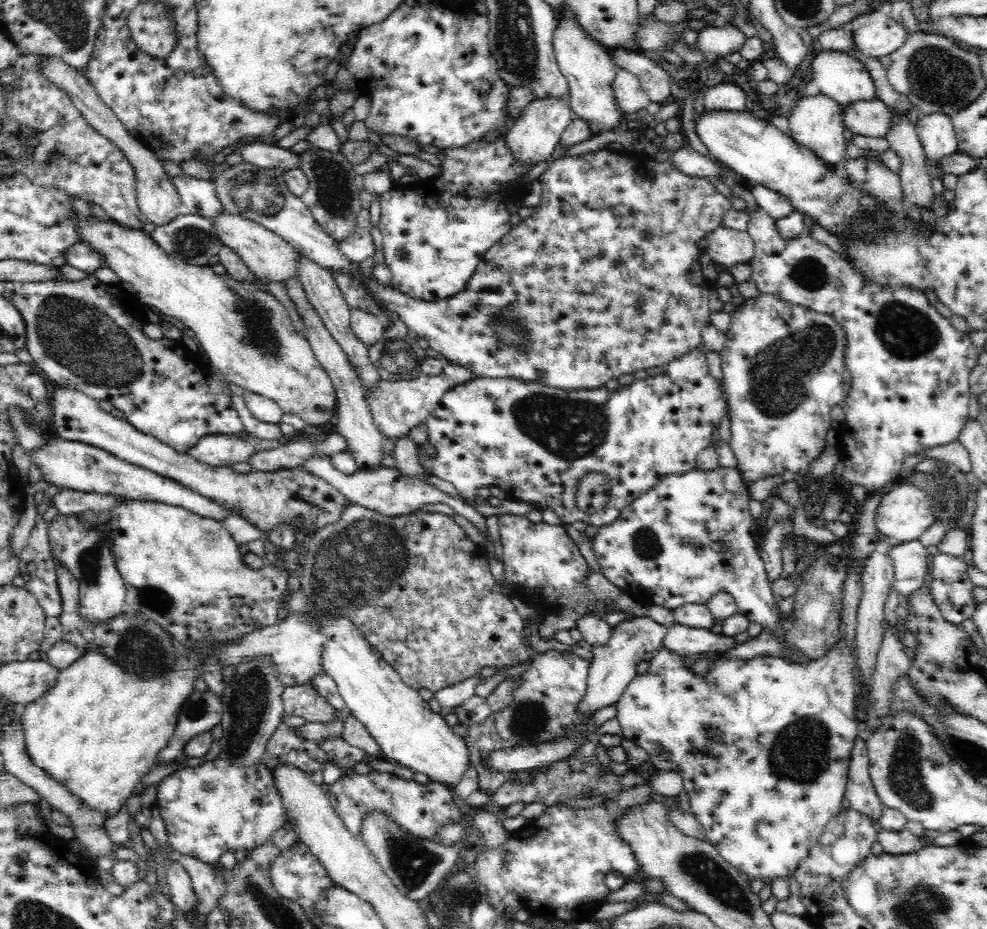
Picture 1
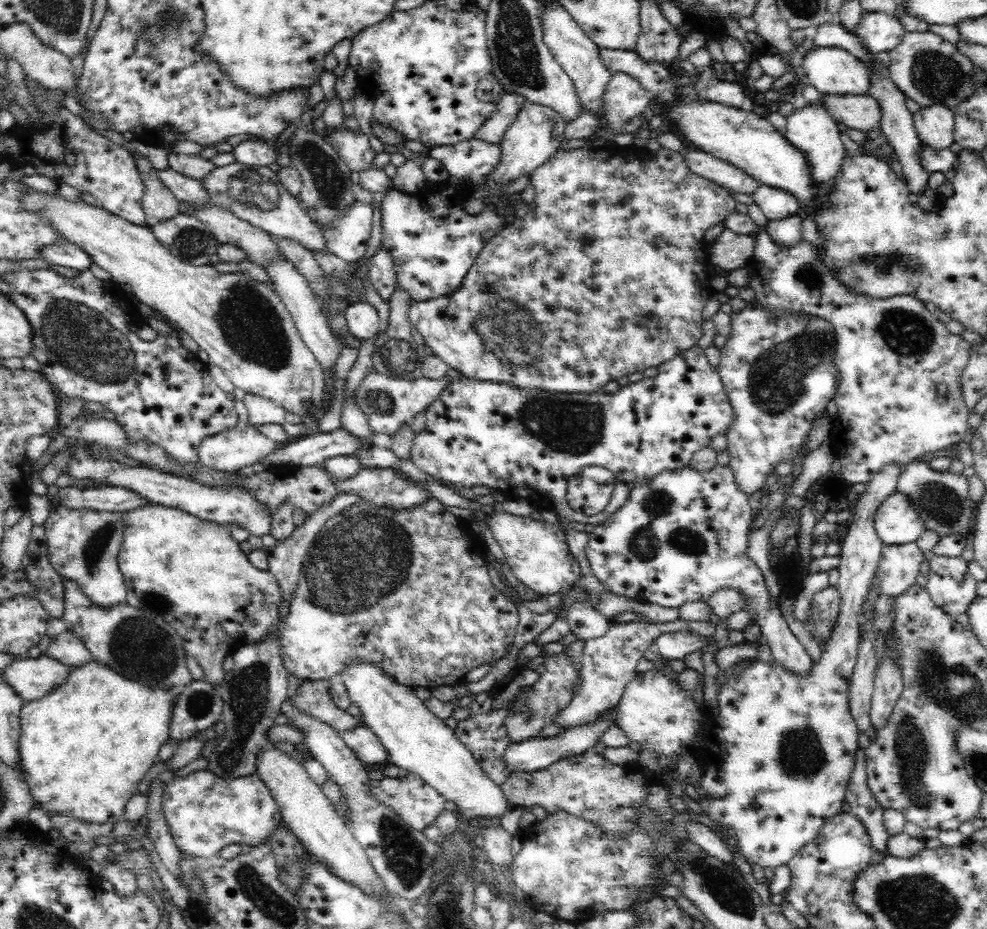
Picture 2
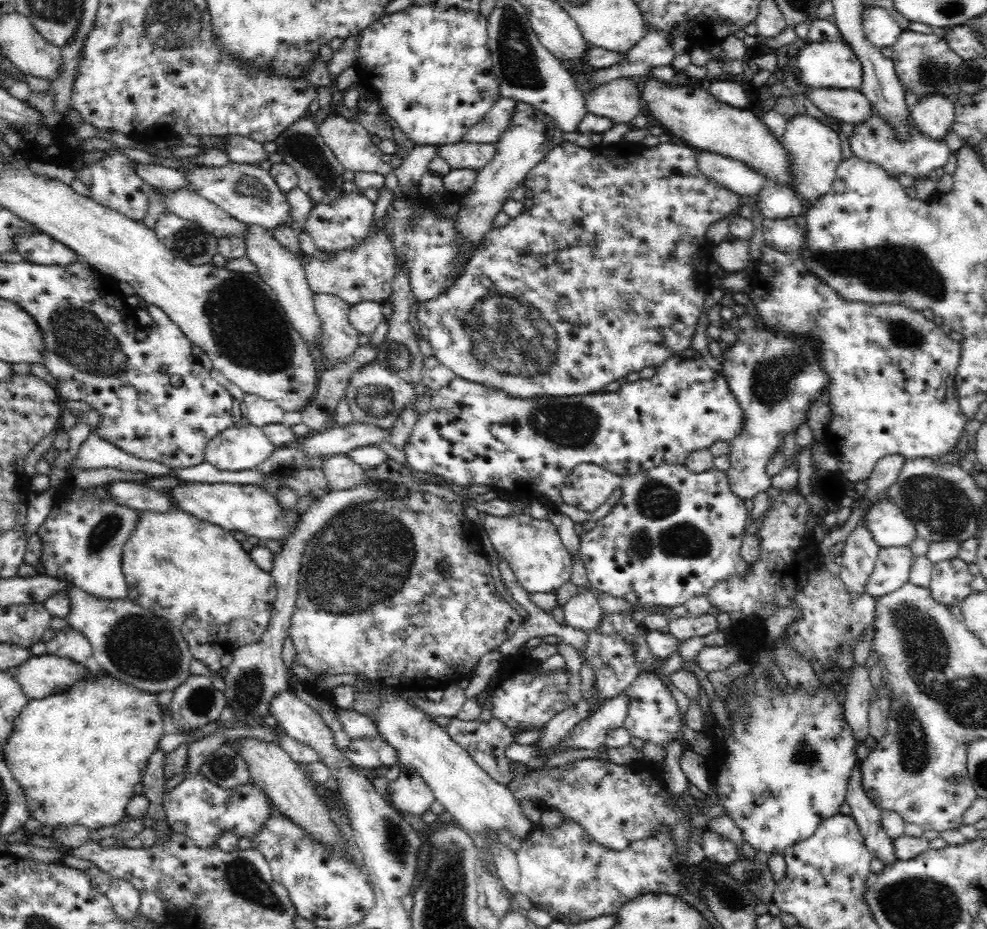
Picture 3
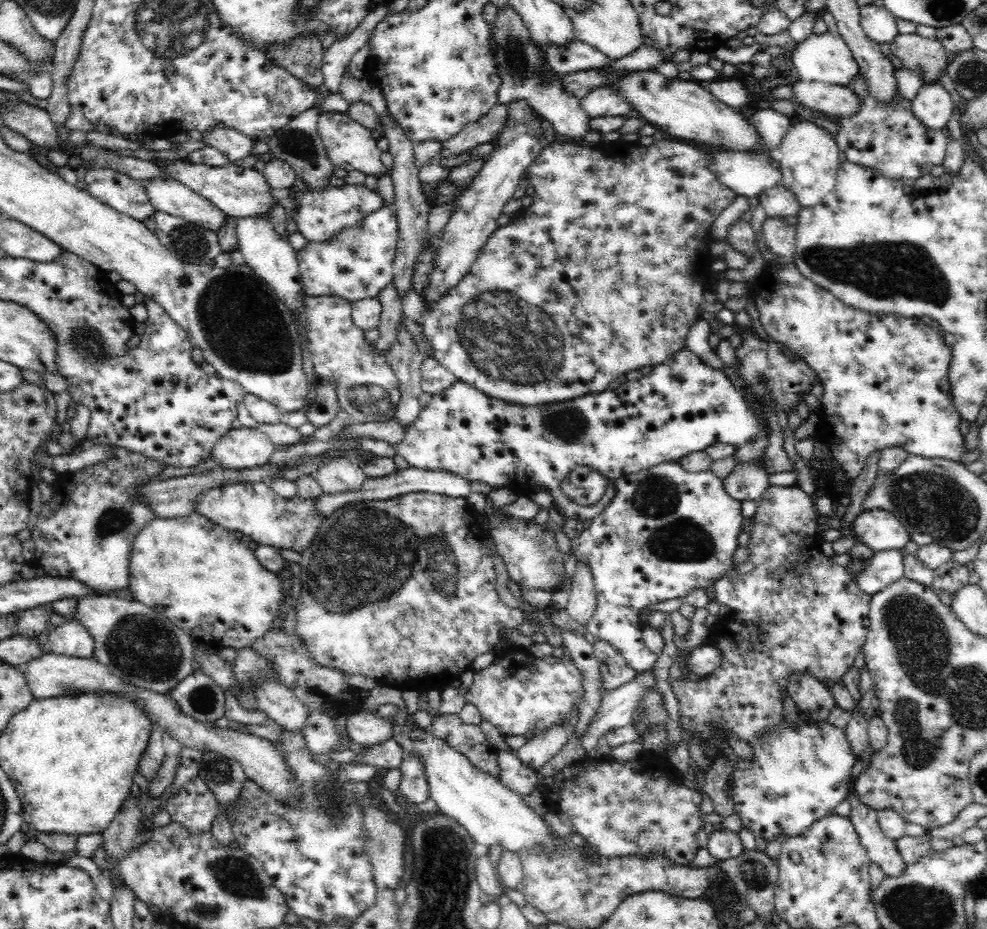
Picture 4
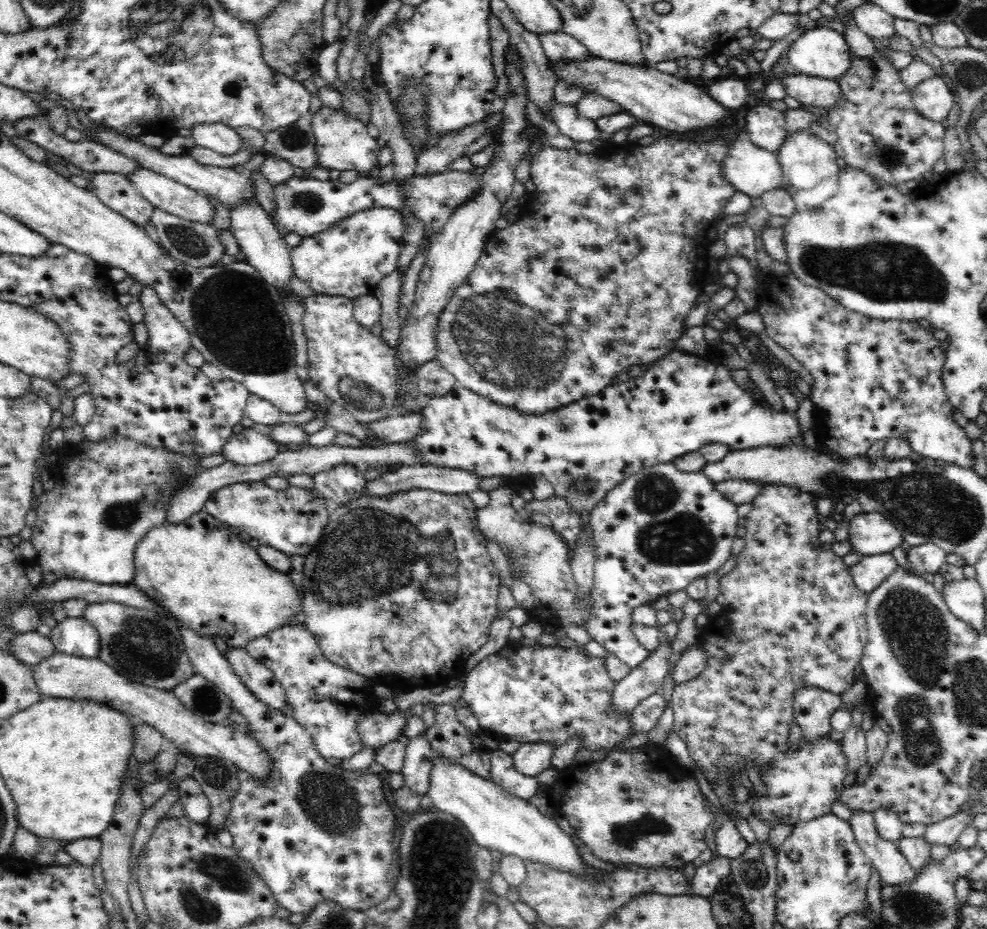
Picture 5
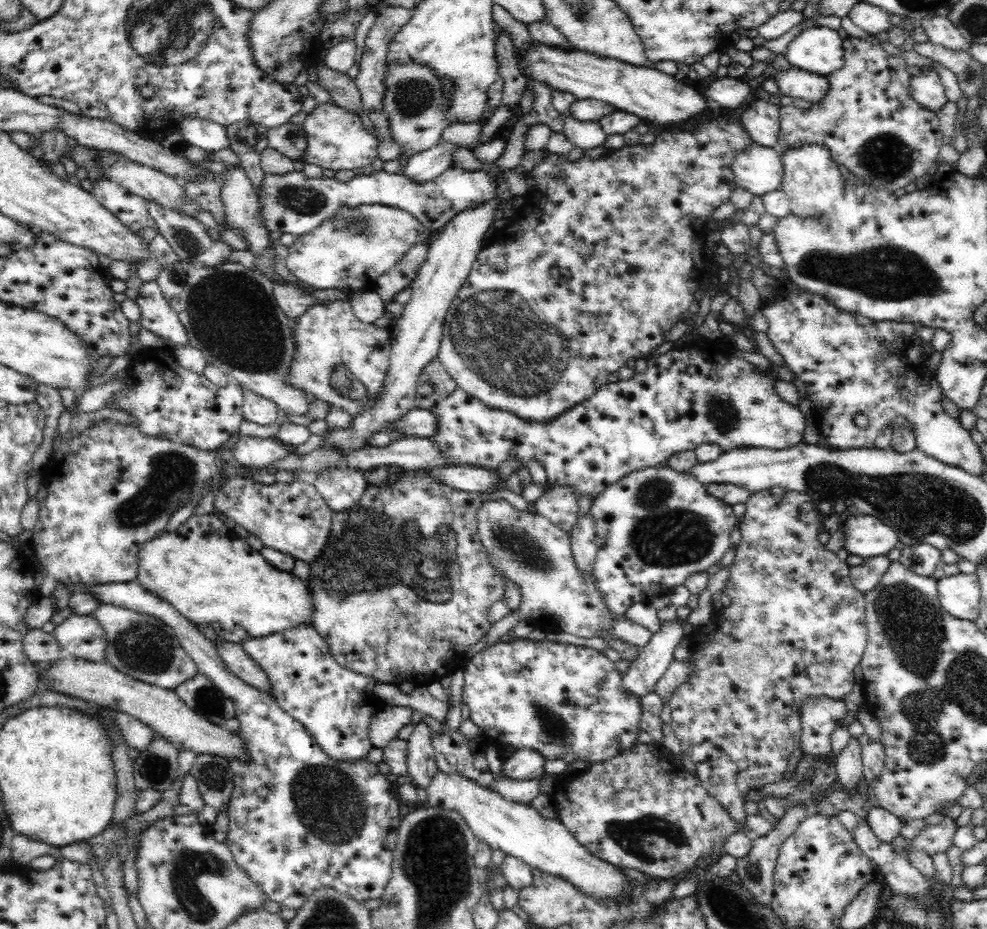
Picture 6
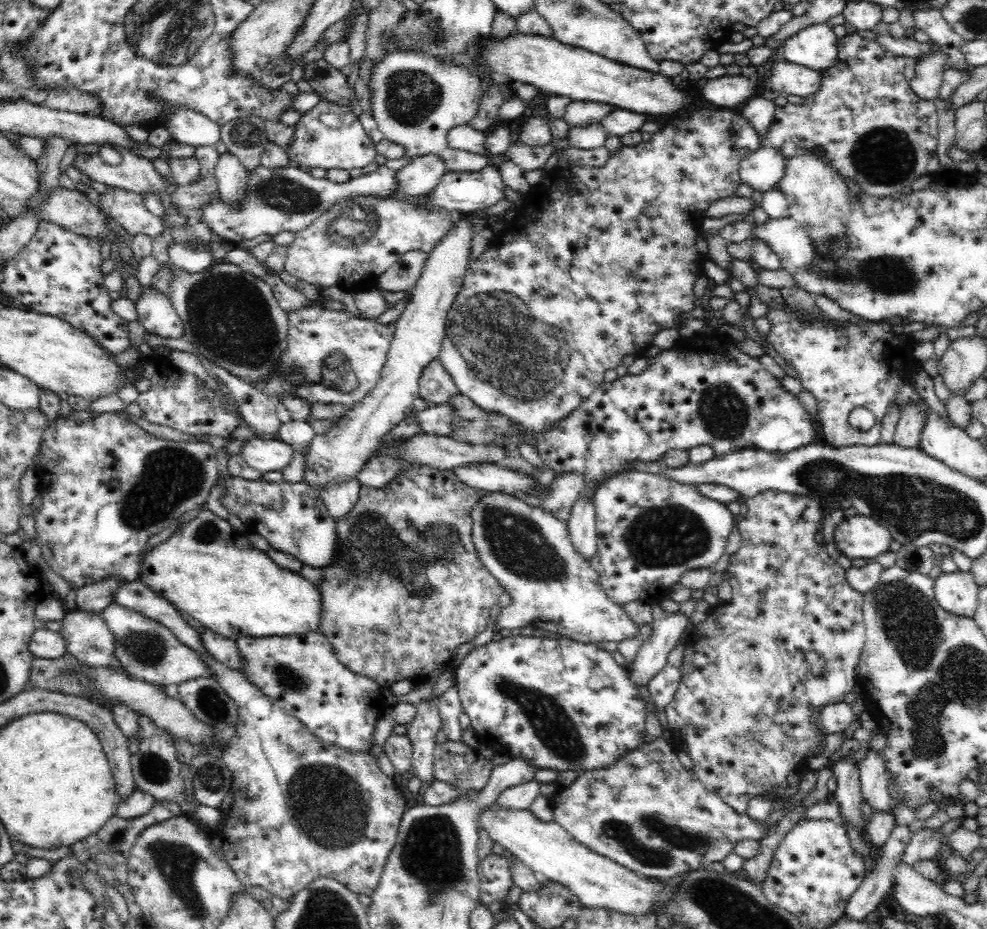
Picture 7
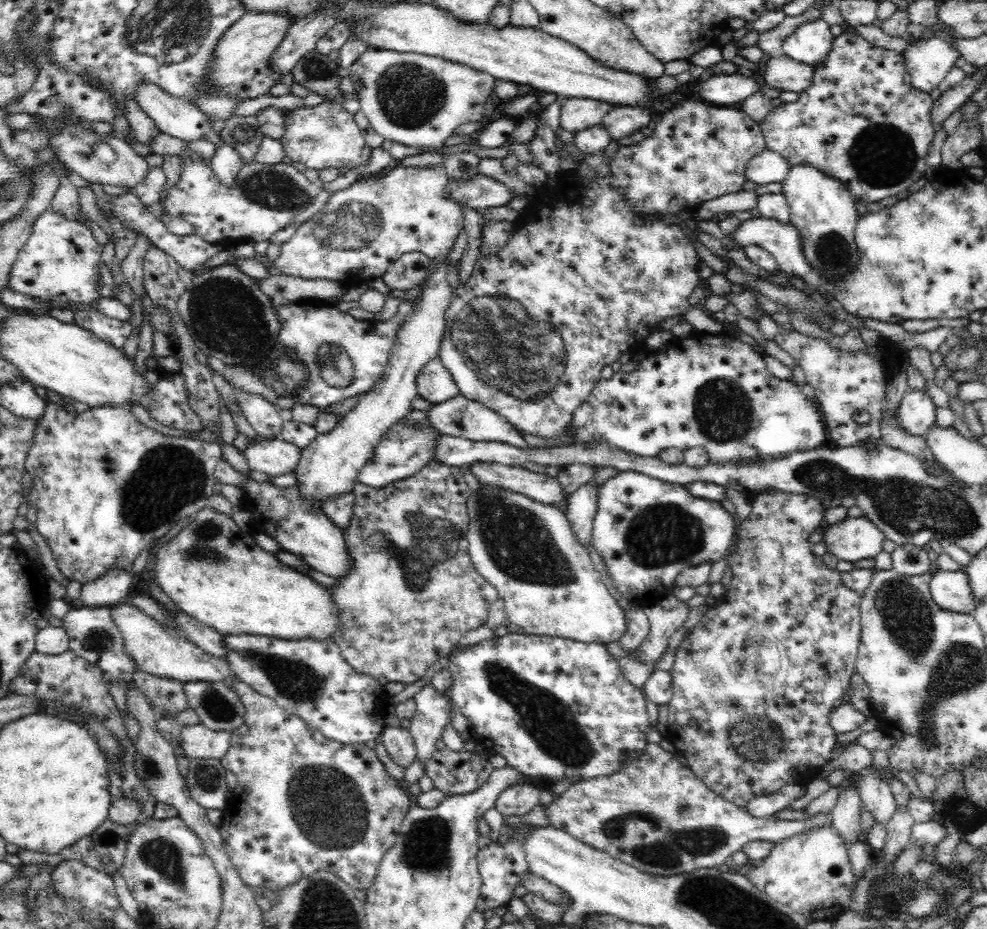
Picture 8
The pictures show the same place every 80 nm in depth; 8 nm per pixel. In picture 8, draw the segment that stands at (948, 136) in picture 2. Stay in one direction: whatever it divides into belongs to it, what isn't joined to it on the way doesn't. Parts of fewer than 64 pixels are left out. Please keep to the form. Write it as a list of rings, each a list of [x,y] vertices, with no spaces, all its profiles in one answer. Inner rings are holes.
[[[938,35],[931,38],[919,38],[910,42],[907,48],[904,48],[901,56],[905,61],[905,70],[912,79],[911,85],[924,92],[936,94],[937,86],[944,80],[948,72],[956,66],[956,62],[962,58],[955,42],[950,43]]]

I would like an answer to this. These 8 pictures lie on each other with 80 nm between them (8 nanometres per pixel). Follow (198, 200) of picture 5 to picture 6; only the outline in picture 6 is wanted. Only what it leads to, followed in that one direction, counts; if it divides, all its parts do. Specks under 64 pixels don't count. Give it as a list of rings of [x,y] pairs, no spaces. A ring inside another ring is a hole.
[[[96,149],[96,159],[98,159],[96,167],[99,170],[100,177],[104,177],[117,185],[123,186],[124,189],[136,197],[145,198],[147,201],[152,200],[161,204],[166,209],[178,208],[178,210],[184,210],[185,214],[189,214],[189,216],[192,216],[192,214],[196,215],[198,210],[201,209],[196,203],[190,203],[188,205],[182,199],[182,187],[172,177],[151,166],[144,166],[144,164],[140,164],[139,162],[132,162],[125,156],[116,156],[106,150]]]

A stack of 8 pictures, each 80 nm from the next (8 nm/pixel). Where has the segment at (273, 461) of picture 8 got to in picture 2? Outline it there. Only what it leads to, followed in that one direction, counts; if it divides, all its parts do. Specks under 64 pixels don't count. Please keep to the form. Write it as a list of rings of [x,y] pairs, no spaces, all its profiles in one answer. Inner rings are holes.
[[[238,418],[236,426],[232,430],[206,437],[199,446],[199,460],[209,469],[226,473],[236,473],[244,466],[252,466],[262,462],[274,449],[278,448],[272,439],[266,438],[255,426],[246,424],[243,419]]]

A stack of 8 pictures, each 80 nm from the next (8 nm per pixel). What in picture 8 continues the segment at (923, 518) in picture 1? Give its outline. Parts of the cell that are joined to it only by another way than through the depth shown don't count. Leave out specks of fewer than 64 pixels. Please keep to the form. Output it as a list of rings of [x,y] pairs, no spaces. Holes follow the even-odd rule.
[[[847,518],[837,524],[819,530],[827,552],[836,559],[846,562],[858,562],[874,559],[882,551],[884,534],[870,520]]]

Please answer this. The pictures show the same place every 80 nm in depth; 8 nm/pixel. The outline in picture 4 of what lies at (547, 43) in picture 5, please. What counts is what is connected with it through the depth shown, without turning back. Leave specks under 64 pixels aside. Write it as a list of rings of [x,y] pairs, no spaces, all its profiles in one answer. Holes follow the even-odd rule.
[[[573,39],[570,43],[566,44],[566,47],[560,47],[560,45],[556,45],[556,43],[549,43],[546,48],[544,48],[549,66],[552,68],[552,71],[560,76],[567,73],[600,69],[601,67],[606,67],[610,64],[609,59],[602,54],[602,52],[599,52],[596,48],[585,44],[580,40]]]

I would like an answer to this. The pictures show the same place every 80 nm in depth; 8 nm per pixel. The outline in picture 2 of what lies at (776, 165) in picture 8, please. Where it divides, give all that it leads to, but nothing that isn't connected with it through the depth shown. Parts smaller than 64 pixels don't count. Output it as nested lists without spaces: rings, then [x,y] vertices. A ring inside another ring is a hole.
[[[686,150],[685,159],[694,174],[707,178],[734,193],[744,192],[753,195],[754,191],[762,185],[762,182],[746,174],[746,171],[710,153]]]

